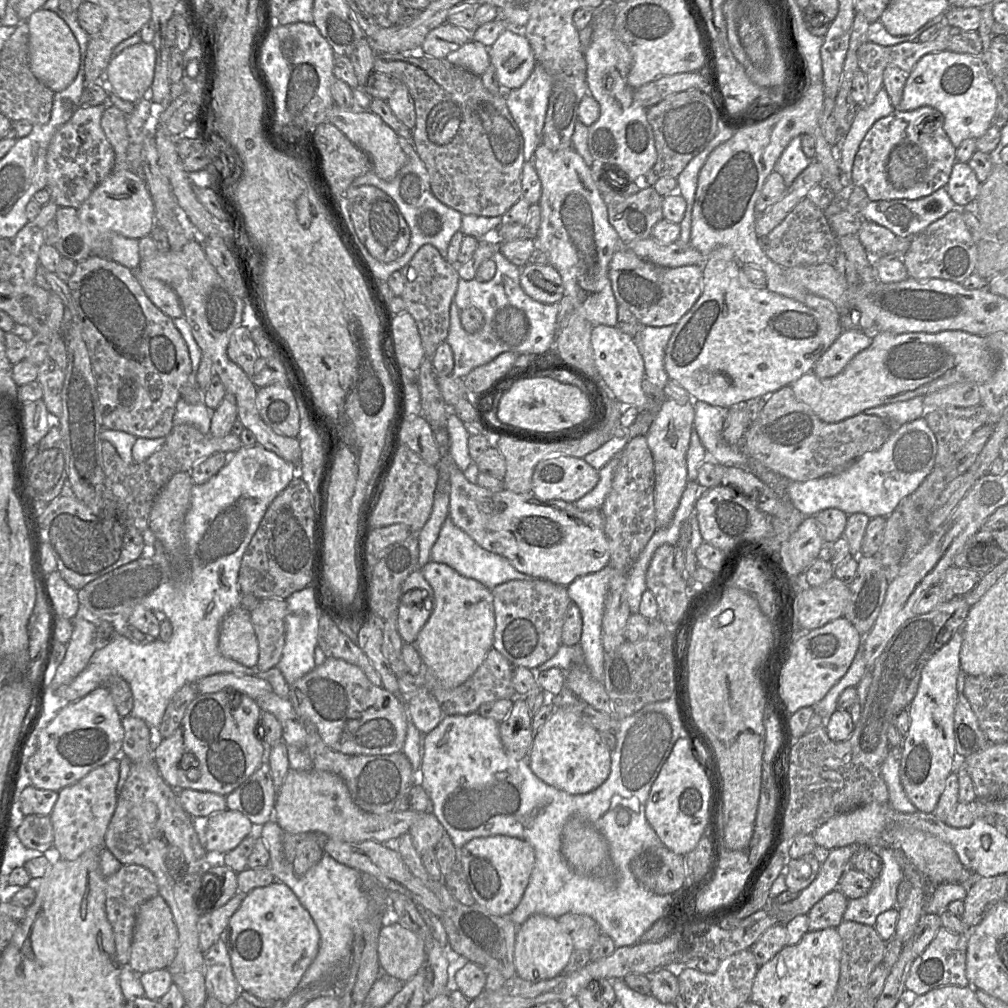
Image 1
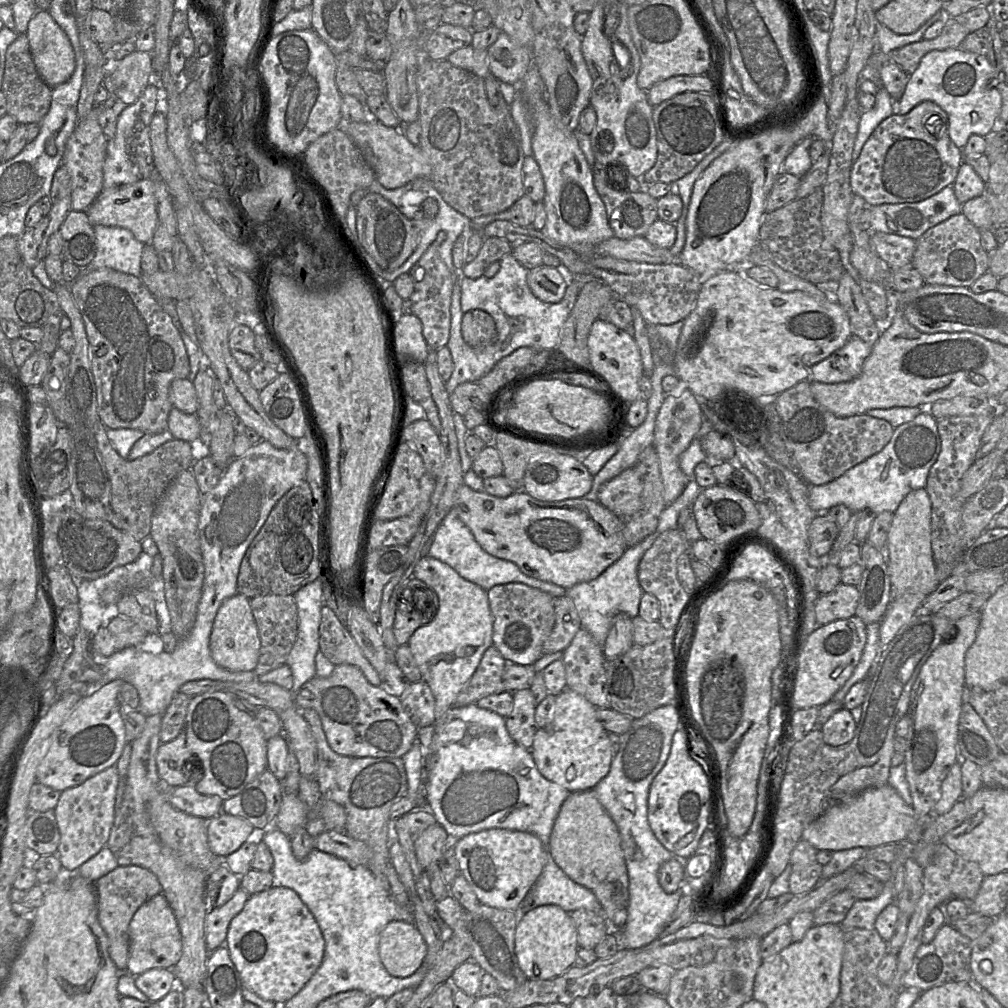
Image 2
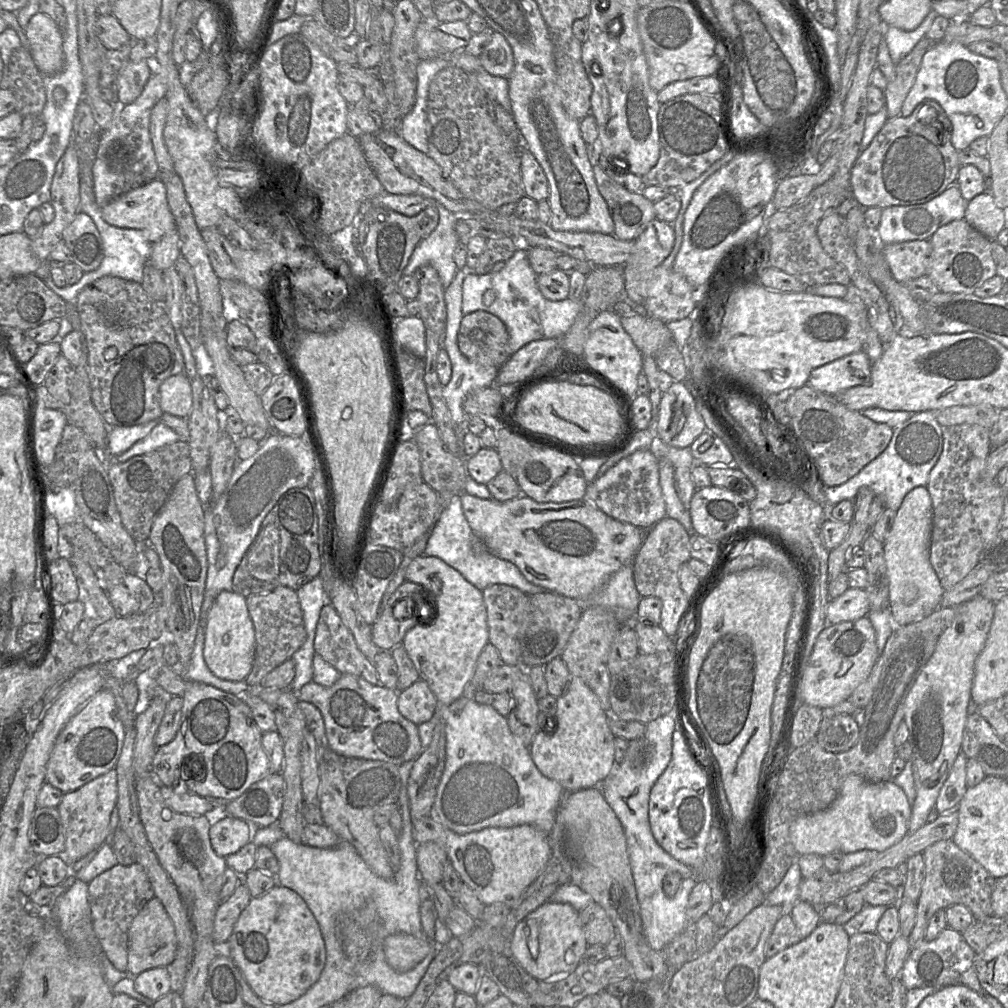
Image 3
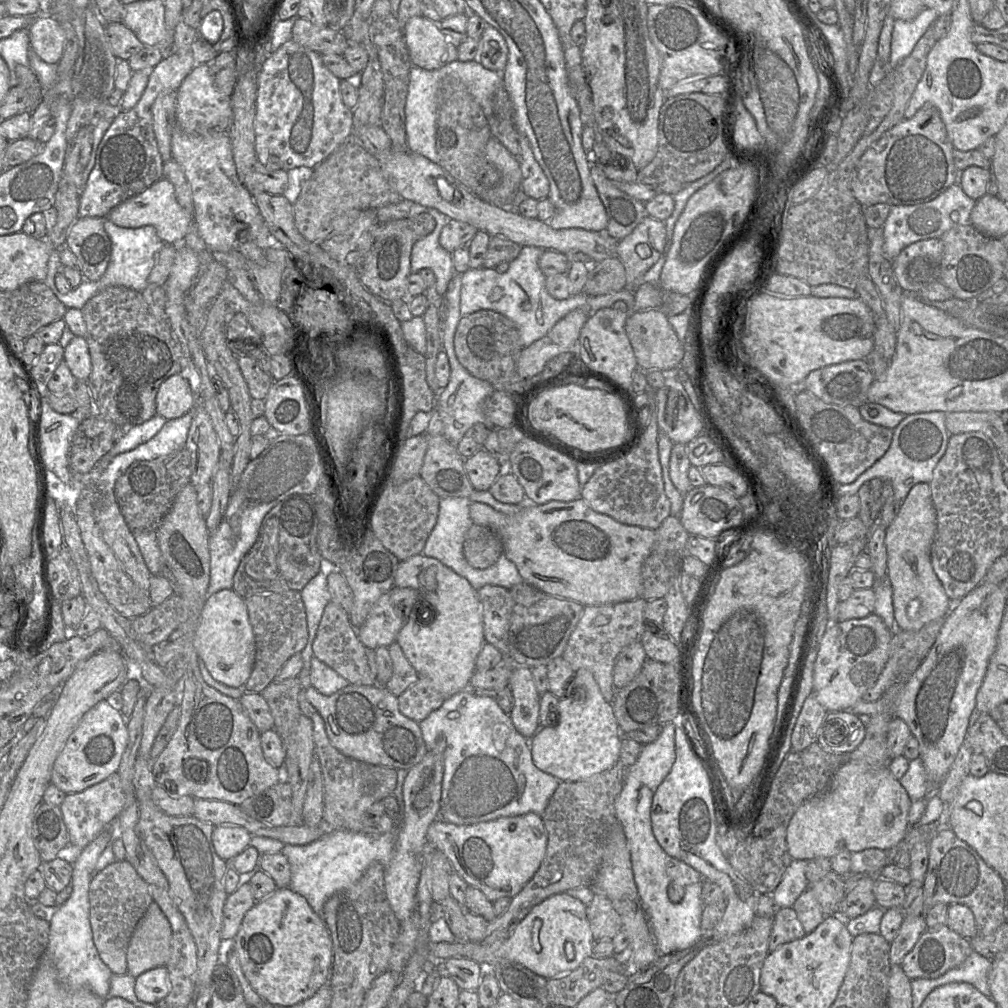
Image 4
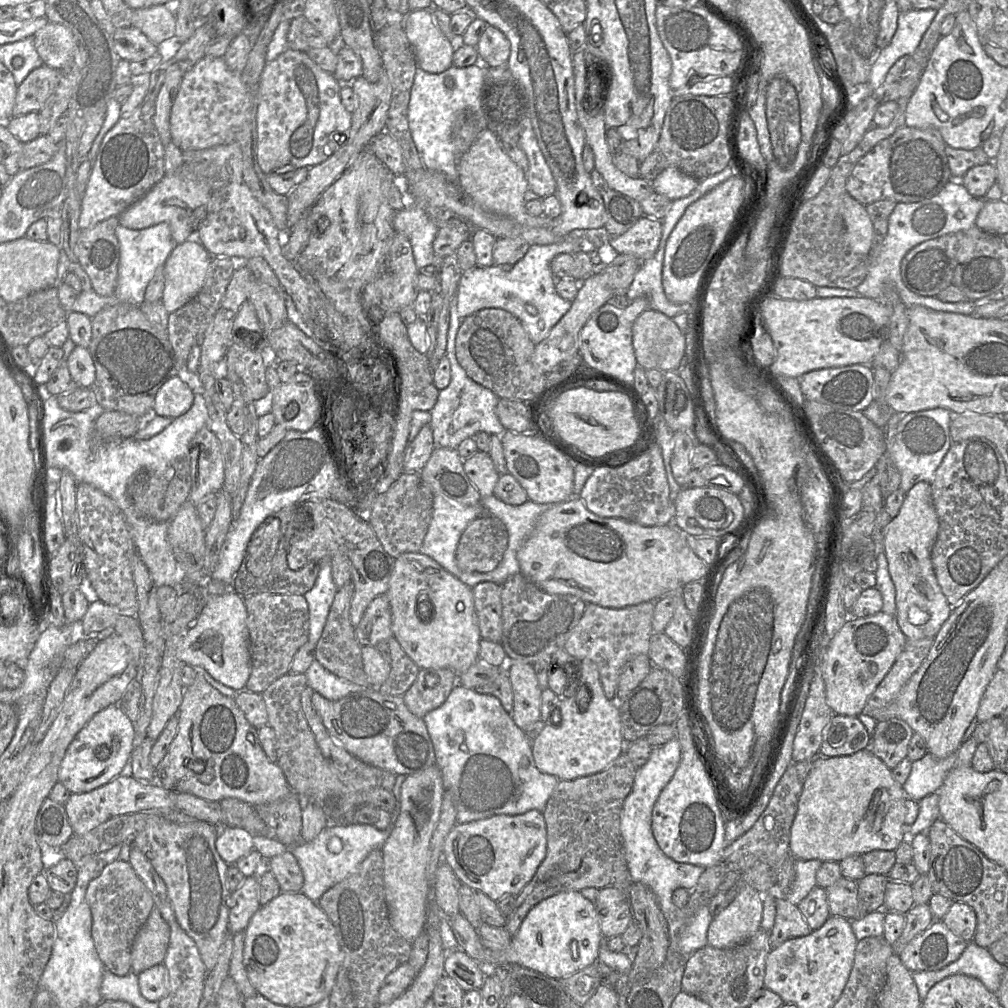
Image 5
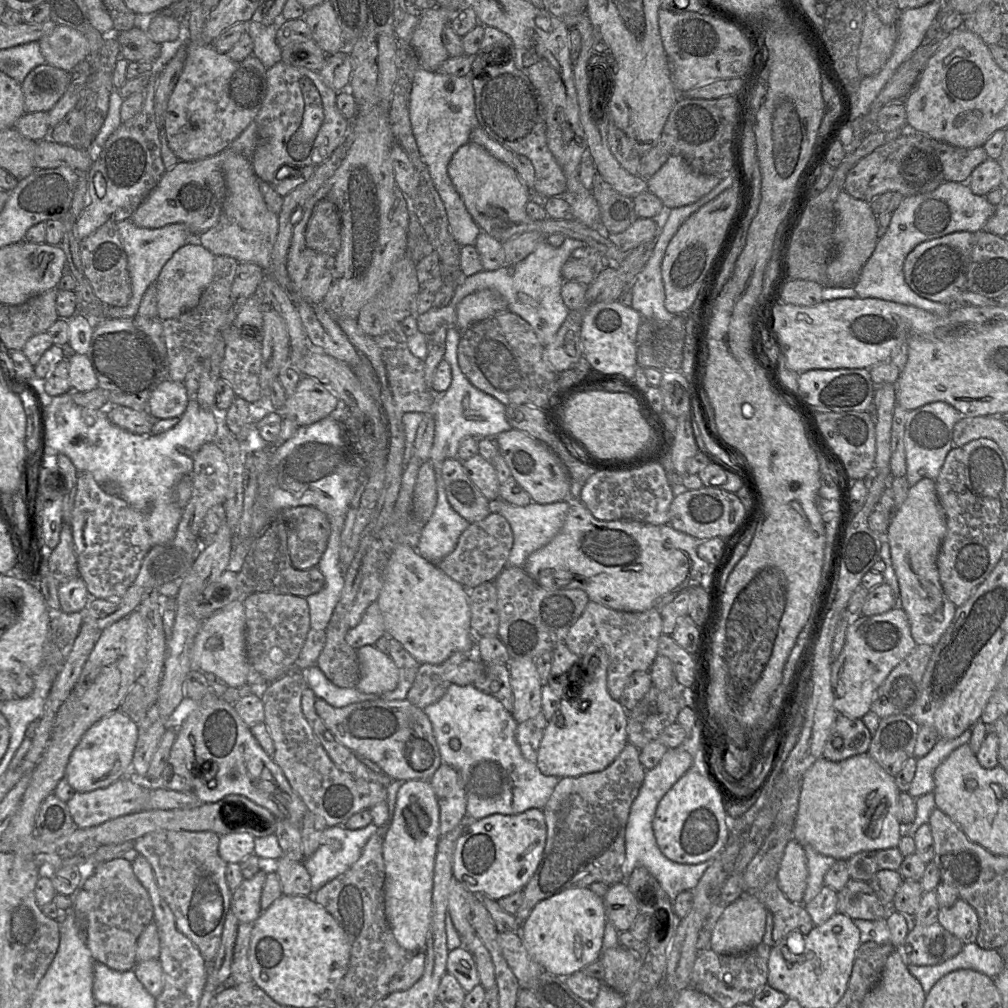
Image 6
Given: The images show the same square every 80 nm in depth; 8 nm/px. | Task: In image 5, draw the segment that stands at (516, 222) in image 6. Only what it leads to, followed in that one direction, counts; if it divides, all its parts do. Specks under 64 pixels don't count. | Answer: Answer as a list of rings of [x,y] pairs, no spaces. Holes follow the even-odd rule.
[[[485,129],[478,134],[469,150],[458,159],[457,171],[459,185],[484,209],[510,217],[528,227],[551,229],[557,225],[557,218],[532,216],[527,212],[524,196],[529,187],[525,172],[506,154],[500,140],[490,130]]]

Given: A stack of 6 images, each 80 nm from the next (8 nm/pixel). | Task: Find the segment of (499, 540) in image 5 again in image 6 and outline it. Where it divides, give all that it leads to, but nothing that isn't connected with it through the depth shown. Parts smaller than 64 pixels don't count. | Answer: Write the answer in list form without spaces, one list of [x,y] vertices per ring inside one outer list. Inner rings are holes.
[[[491,512],[485,519],[466,528],[460,535],[455,550],[440,560],[437,567],[470,591],[483,583],[494,582],[507,565],[513,542],[508,521],[499,513]]]

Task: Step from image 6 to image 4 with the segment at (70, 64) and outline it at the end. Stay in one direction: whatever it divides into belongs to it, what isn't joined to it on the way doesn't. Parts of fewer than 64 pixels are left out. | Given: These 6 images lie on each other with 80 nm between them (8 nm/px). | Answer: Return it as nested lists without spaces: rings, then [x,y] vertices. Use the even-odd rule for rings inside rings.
[[[39,13],[28,28],[29,43],[40,59],[58,64],[65,48],[65,33],[47,13]]]

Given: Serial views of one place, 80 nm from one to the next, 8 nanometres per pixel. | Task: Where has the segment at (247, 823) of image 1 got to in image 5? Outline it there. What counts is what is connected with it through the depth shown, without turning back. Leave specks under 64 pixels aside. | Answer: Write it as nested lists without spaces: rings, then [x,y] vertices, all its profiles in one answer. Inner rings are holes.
[[[219,827],[216,850],[227,864],[235,864],[254,849],[253,836],[241,827]]]

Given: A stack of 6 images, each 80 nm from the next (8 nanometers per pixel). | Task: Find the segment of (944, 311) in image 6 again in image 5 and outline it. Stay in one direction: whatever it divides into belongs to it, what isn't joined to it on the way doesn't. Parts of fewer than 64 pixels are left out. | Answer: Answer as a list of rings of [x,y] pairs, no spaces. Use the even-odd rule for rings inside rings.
[[[951,176],[950,181],[940,190],[940,192],[938,192],[935,196],[931,198],[913,203],[898,203],[895,206],[893,212],[888,218],[887,235],[882,245],[879,248],[874,250],[874,252],[872,252],[871,250],[871,254],[869,256],[869,266],[868,266],[867,275],[863,280],[863,282],[856,288],[856,291],[860,296],[875,300],[882,300],[884,287],[886,285],[891,285],[895,288],[896,292],[899,295],[899,298],[907,308],[911,308],[914,306],[922,306],[939,312],[950,312],[961,315],[973,314],[976,307],[974,301],[967,300],[963,302],[949,303],[949,302],[942,302],[937,297],[920,296],[909,290],[904,284],[901,277],[902,259],[907,254],[907,252],[909,252],[912,248],[914,248],[915,246],[917,246],[918,244],[924,241],[935,239],[947,234],[955,234],[959,231],[967,230],[976,226],[975,224],[976,218],[979,212],[984,207],[985,199],[972,196],[967,191],[965,186],[958,181],[959,179],[962,178],[953,178],[953,176]]]

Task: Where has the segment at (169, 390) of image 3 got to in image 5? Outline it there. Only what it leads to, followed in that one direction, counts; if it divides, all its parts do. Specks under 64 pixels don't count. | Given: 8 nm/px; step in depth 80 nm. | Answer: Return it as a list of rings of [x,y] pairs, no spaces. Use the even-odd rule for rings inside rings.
[[[179,376],[167,380],[158,390],[152,414],[176,419],[184,415],[192,406],[194,394]]]

